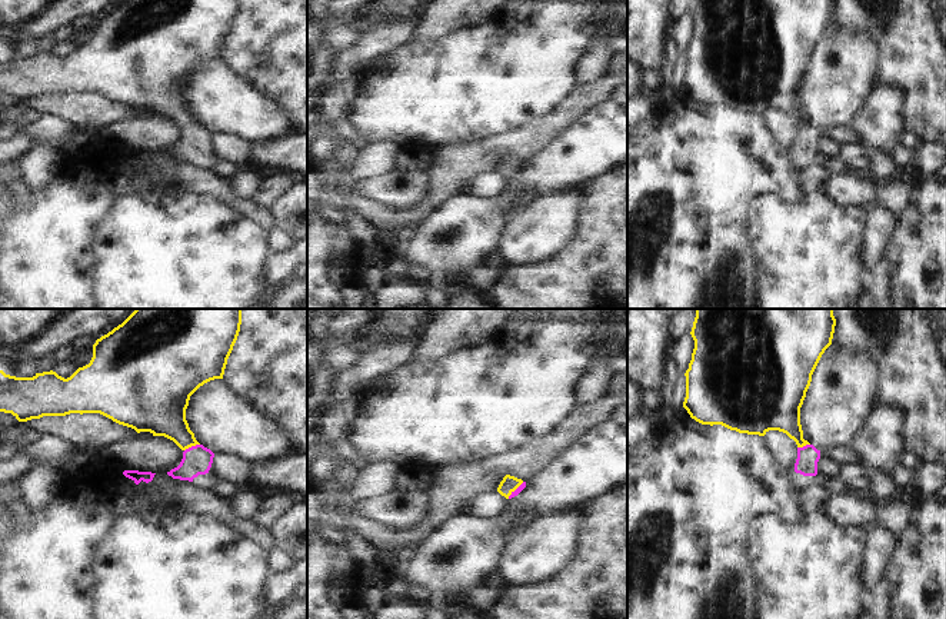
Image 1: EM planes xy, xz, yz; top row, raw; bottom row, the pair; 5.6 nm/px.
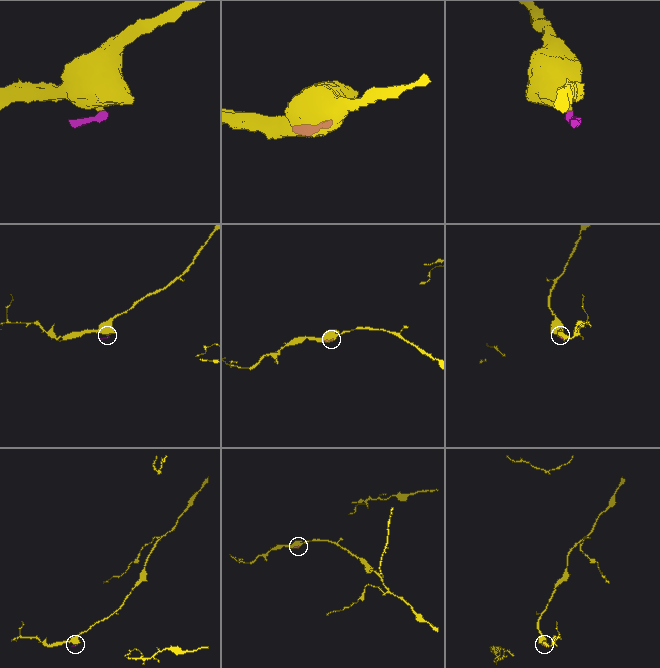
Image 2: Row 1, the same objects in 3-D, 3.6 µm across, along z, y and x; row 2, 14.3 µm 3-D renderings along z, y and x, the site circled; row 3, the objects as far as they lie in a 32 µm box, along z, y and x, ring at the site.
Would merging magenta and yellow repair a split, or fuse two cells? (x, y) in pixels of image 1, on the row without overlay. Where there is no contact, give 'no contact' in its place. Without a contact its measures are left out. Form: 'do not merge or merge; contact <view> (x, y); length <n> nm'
merge; contact xy (192, 126); length 100 nm

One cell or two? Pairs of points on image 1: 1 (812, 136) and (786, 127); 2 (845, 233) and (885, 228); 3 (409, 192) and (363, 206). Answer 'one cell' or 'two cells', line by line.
1: two cells
2: two cells
3: two cells

